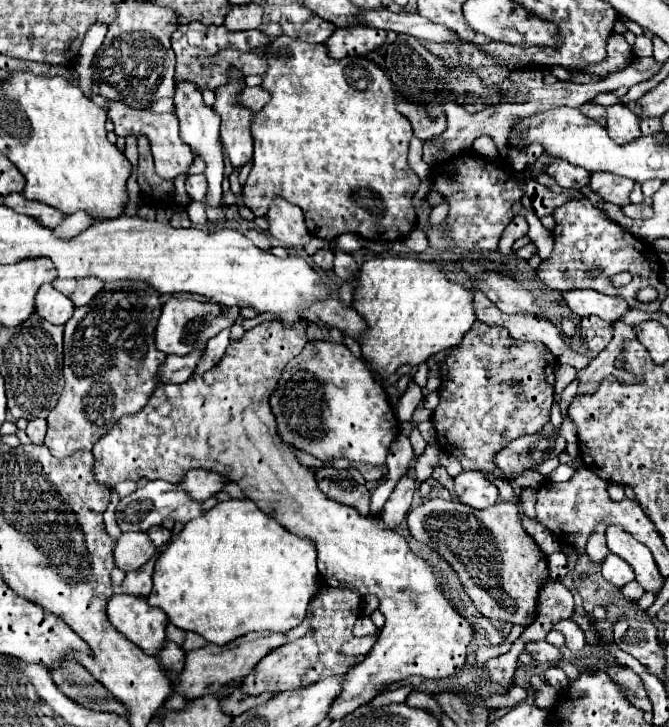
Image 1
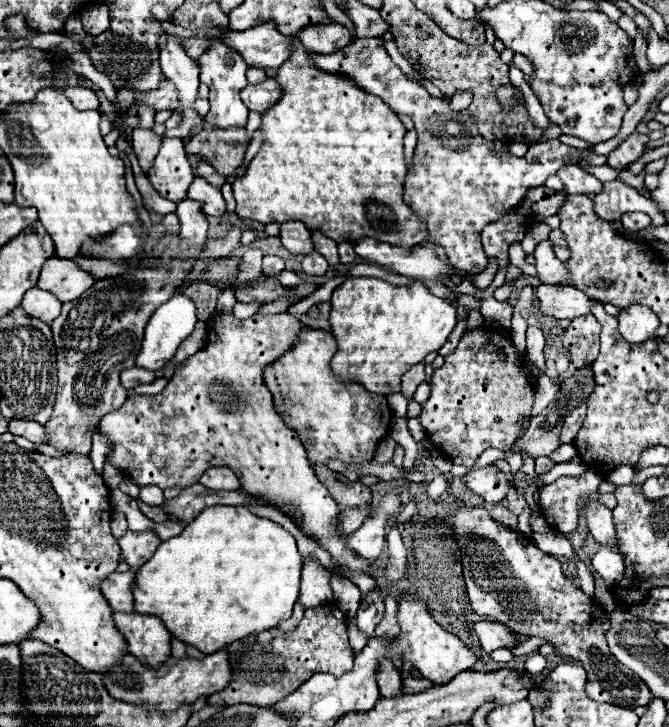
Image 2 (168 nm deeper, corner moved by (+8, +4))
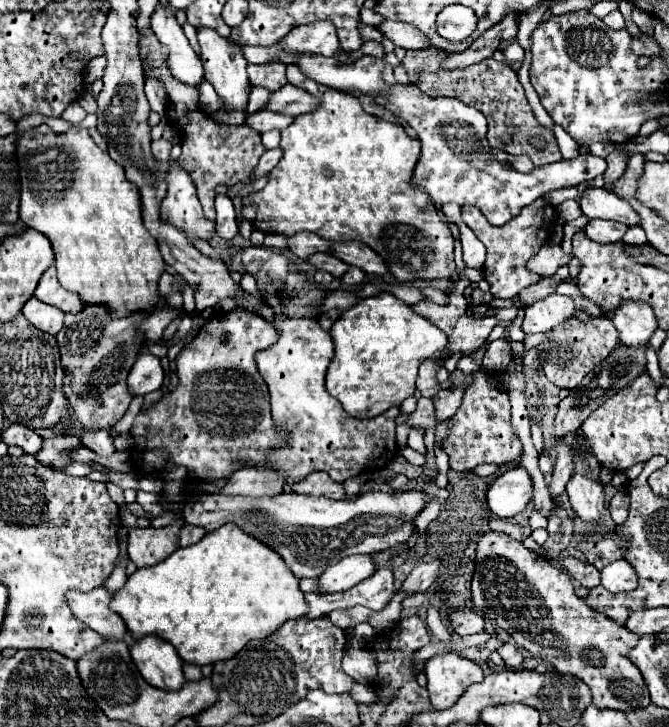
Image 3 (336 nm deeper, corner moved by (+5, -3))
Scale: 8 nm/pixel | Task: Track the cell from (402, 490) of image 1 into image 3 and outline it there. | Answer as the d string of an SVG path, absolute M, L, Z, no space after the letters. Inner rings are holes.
M353 554L345 556L337 564L329 566L321 576L319 576L319 588L323 594L331 592L345 592L353 588L355 584L363 582L371 574L375 574L375 562L373 554Z

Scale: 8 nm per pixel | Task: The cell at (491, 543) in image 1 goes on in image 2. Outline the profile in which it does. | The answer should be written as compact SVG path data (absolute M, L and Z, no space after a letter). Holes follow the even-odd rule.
M462 507L448 523L454 527L460 549L464 547L462 567L474 613L504 623L516 635L544 637L562 659L580 661L588 679L586 693L592 701L628 709L650 703L652 693L646 683L612 659L608 651L608 613L596 599L564 577L556 557L540 551L530 537L524 539L522 533L498 525L484 507Z

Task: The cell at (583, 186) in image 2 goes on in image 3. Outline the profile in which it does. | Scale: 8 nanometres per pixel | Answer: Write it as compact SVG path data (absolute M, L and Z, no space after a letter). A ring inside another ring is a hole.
M585 188L581 192L581 210L589 218L615 220L627 226L639 224L639 218L635 218L635 210L631 210L627 202L619 202L619 198L615 198L615 194L611 194L607 188Z

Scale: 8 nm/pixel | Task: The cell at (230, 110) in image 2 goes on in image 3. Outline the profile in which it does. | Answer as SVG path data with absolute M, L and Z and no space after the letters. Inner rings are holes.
M203 28L203 30L197 30L197 38L199 38L199 46L201 46L201 58L203 58L203 64L205 64L205 80L215 88L215 92L221 96L223 100L223 108L227 112L231 110L241 110L241 112L247 112L247 100L249 100L249 88L251 88L251 82L249 82L249 76L245 72L245 66L247 66L247 60L243 56L243 52L233 44L229 42L227 38L219 36L215 30L211 28Z

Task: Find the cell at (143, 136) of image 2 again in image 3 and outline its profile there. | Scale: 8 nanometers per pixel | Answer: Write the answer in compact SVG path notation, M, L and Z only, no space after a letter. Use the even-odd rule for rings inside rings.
M153 140L151 142L151 152L153 152L153 156L159 160L159 162L167 162L169 160L169 152L171 152L171 142L167 142L167 140Z

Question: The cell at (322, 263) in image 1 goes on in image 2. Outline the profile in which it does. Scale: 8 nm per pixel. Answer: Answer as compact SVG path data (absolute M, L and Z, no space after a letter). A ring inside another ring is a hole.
M312 251L312 255L302 259L302 269L306 275L324 275L328 271L328 261L320 253Z

